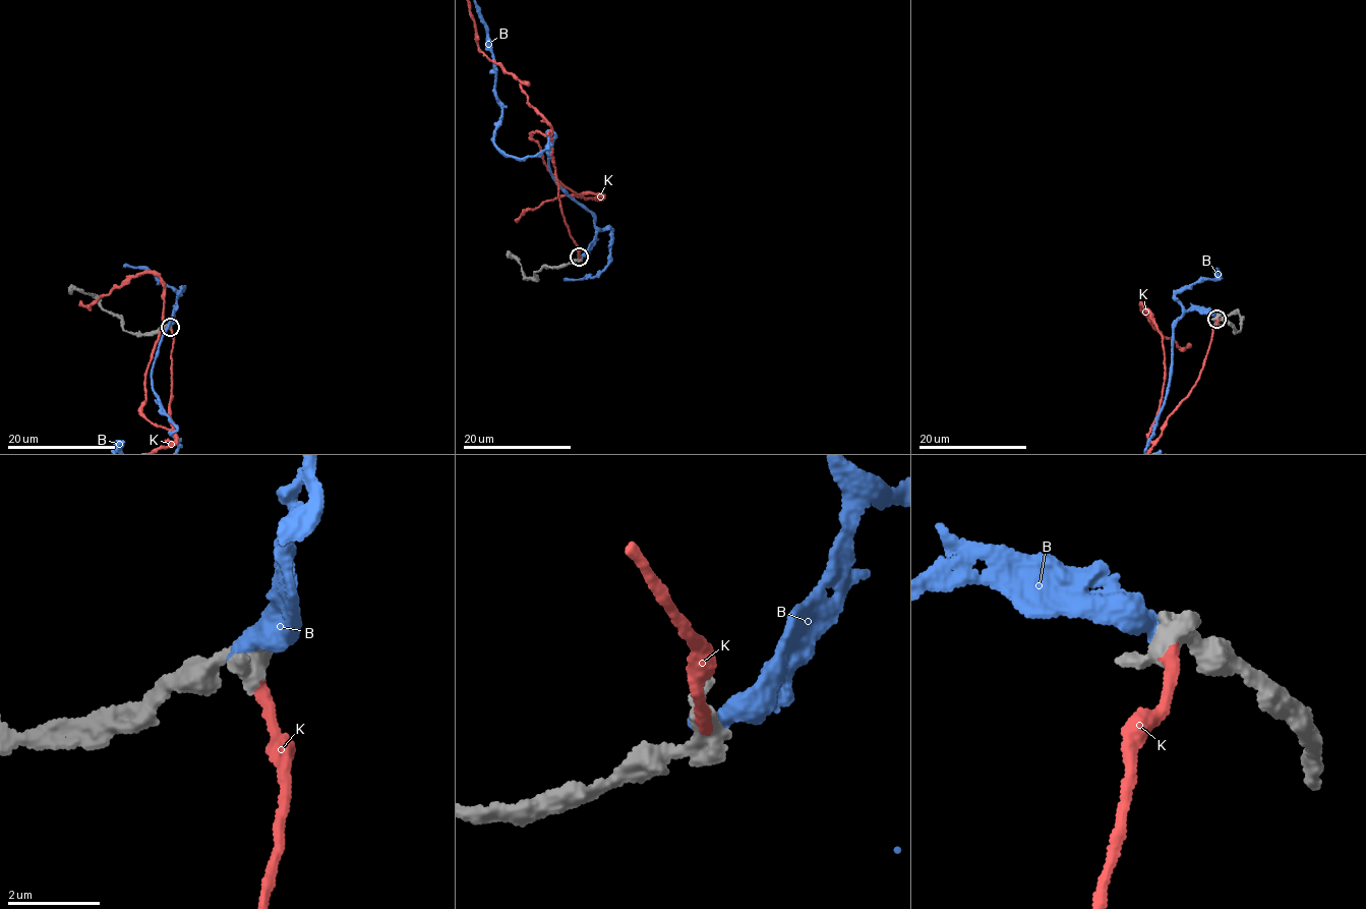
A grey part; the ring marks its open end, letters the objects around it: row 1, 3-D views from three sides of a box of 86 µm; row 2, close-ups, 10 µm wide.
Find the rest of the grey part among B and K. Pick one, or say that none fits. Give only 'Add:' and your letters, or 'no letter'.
Add: K

